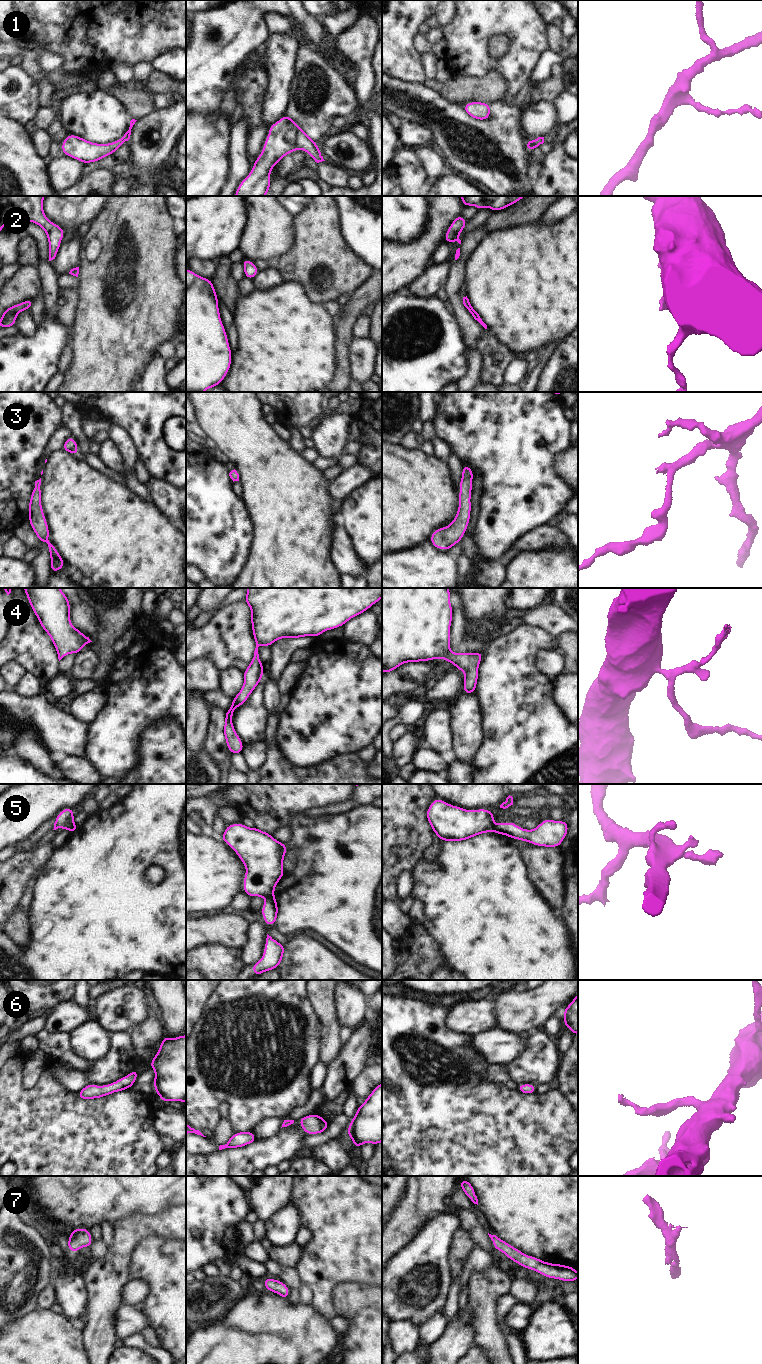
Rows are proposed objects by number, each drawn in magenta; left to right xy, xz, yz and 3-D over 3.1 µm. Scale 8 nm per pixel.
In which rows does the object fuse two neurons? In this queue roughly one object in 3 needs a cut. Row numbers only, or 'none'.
5

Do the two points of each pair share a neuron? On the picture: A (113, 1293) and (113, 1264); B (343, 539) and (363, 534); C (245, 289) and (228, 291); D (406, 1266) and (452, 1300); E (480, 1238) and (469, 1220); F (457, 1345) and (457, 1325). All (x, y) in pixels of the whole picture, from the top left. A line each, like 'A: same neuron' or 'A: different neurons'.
A: same neuron
B: different neurons
C: different neurons
D: different neurons
E: same neuron
F: same neuron

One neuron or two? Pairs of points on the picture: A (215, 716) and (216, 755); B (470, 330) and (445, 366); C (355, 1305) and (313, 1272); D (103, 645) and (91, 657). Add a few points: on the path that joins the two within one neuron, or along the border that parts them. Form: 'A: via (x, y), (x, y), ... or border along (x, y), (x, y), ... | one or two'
A: via (215, 726), (215, 745) | one
B: border along (456, 318), (464, 345), (464, 355), (467, 358) | two
C: border along (356, 1283), (343, 1282), (334, 1288), (336, 1311) | two
D: border along (94, 647), (99, 665), (91, 674) | two

